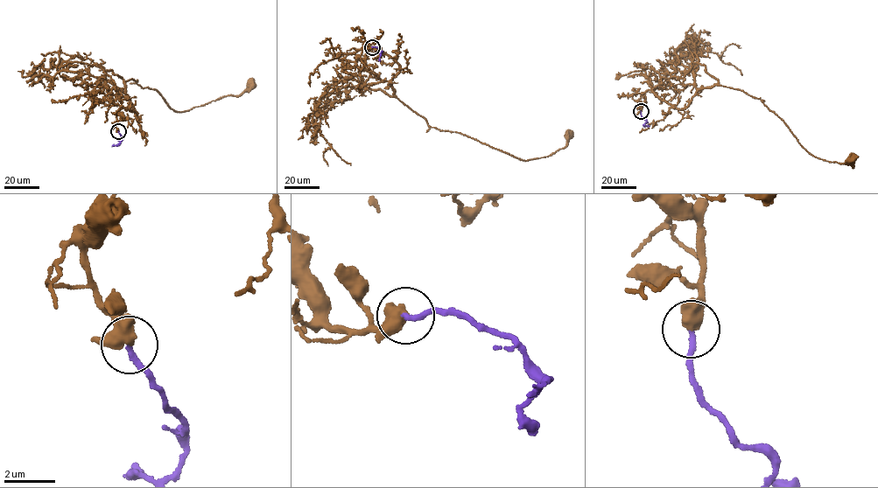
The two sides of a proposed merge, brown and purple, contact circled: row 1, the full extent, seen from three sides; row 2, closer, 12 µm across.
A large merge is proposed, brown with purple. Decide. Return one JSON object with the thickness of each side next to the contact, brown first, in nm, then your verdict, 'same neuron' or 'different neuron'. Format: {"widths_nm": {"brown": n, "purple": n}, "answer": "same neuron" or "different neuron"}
{"widths_nm": {"brown": 400, "purple": 240}, "answer": "same neuron"}

